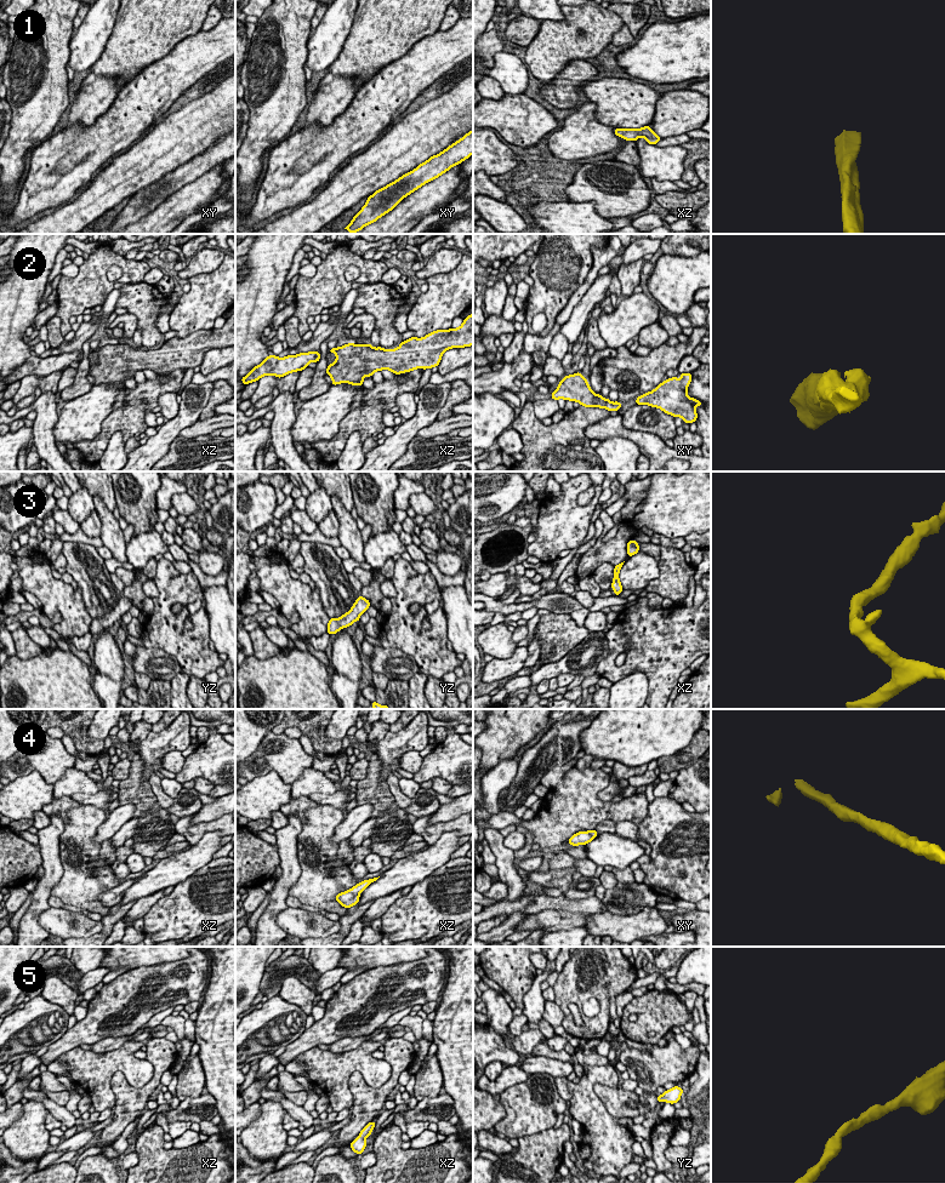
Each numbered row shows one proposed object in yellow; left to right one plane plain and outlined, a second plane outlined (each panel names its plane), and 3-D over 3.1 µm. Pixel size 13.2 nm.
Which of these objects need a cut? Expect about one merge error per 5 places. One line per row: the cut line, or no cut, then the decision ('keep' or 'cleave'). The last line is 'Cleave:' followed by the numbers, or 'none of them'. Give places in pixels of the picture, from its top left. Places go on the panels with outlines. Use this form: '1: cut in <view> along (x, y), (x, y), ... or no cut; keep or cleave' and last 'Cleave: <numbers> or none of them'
1: no cut; keep
2: no cut; keep
3: no cut; keep
4: no cut; keep
5: no cut; keep
Cleave: none of them

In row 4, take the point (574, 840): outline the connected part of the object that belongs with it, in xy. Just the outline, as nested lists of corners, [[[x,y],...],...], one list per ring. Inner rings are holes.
[[[588,830],[588,831],[580,831],[574,834],[568,844],[573,845],[573,846],[577,846],[577,845],[586,845],[590,841],[592,841],[594,838],[597,838],[598,833],[594,830]]]

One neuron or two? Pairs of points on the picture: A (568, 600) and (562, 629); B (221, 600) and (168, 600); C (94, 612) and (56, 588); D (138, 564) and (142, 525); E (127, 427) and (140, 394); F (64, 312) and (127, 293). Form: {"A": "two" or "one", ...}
{"A": "two", "B": "two", "C": "two", "D": "two", "E": "one", "F": "two"}

